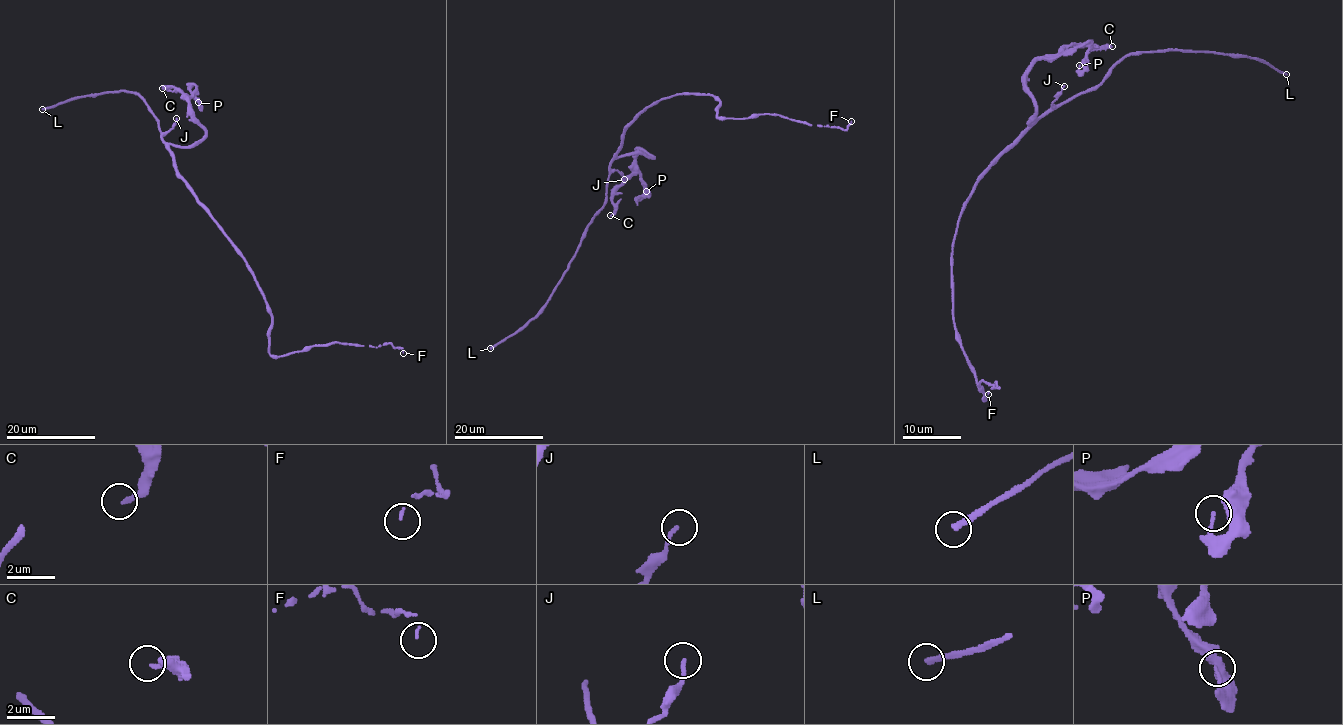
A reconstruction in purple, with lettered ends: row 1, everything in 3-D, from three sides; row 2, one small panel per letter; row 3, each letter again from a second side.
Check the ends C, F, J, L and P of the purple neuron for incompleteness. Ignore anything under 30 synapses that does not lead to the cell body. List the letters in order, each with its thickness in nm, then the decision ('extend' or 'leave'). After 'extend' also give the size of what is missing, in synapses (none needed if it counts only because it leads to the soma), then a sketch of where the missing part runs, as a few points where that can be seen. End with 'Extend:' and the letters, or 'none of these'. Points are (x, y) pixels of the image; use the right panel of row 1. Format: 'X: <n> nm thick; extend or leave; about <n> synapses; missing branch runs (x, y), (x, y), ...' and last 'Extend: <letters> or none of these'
C: 180 nm thick; leave
F: 70 nm thick; leave
J: 160 nm thick; leave
L: 180 nm thick; extend; about 180 synapses; missing branch runs (1286, 74), (1285, 83), (1173, 111), (1128, 141), (1113, 165), (1082, 144), (1092, 152)
P: 120 nm thick; leave
Extend: L

